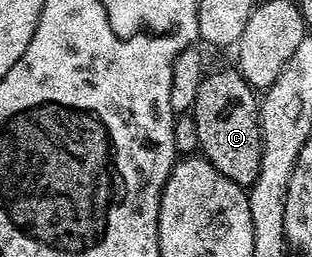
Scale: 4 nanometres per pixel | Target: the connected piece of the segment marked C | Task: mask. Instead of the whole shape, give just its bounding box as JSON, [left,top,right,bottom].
[191,68,263,187]

